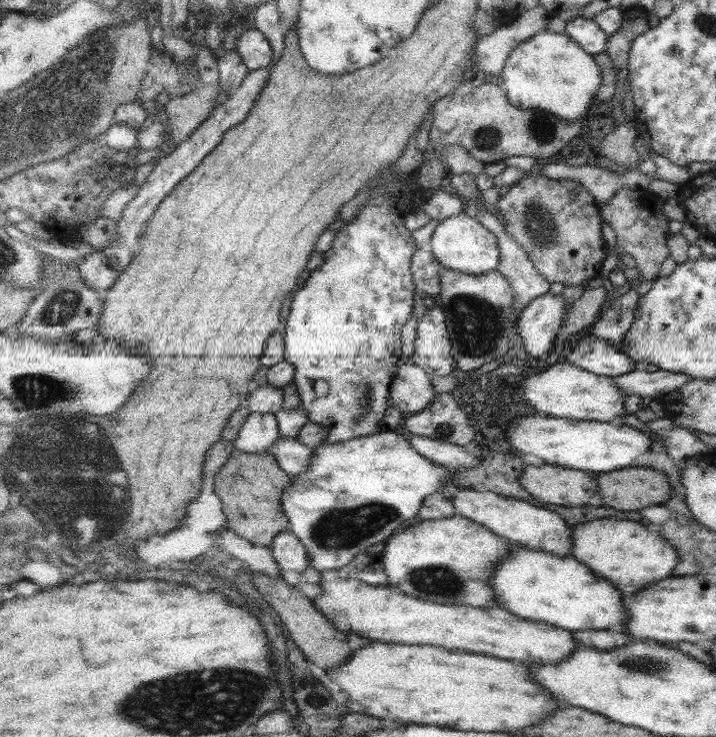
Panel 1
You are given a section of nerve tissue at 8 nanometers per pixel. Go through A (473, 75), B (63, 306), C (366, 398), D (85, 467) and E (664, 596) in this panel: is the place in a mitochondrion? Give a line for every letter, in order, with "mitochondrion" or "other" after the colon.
A: other
B: mitochondrion
C: mitochondrion
D: mitochondrion
E: other

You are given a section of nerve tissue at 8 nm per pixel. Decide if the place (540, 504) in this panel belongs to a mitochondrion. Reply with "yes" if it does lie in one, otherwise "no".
no

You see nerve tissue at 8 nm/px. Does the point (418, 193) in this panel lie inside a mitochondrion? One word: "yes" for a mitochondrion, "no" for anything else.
no

